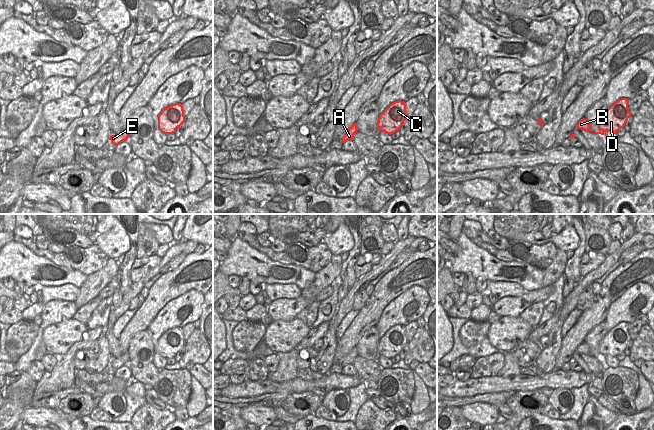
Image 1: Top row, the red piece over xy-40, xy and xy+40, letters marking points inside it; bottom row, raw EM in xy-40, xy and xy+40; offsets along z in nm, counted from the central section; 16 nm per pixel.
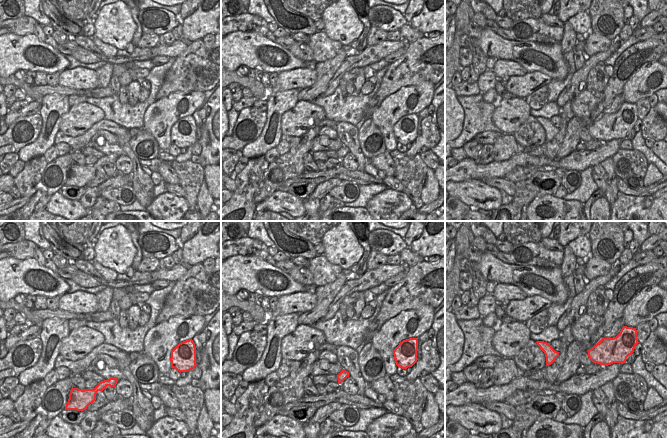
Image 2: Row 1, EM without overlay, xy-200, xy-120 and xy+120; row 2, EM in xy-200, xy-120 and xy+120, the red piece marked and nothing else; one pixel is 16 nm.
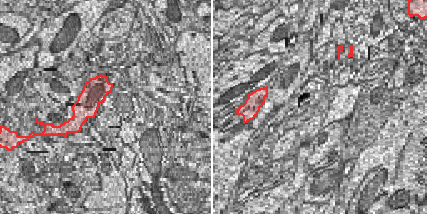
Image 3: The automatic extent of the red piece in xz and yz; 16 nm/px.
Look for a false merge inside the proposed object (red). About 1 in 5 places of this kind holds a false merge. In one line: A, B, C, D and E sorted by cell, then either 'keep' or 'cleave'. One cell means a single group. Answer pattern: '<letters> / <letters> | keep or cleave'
A B C D E | keep

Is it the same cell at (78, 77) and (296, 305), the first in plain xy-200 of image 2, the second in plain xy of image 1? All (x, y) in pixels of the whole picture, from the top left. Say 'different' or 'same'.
different

